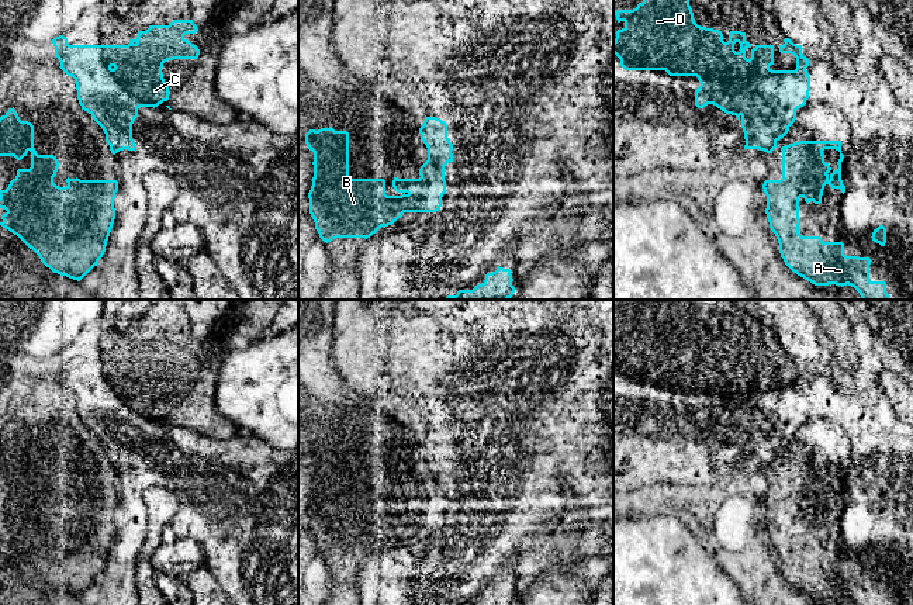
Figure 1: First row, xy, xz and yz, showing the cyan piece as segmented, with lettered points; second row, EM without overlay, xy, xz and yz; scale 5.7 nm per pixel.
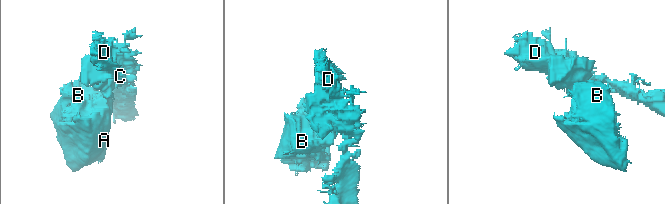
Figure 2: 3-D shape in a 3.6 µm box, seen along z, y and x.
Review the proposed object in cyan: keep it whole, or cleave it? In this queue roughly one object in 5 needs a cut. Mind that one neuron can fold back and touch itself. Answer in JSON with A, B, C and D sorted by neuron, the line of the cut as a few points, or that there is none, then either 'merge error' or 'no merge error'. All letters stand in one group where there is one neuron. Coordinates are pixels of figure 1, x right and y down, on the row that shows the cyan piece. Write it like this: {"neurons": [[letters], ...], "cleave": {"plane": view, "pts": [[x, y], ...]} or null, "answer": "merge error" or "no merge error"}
{"neurons": [["A", "B"], ["C", "D"]], "cleave": {"plane": "yz", "pts": [[795, 117], [788, 124], [775, 130], [775, 139]]}, "answer": "merge error"}

